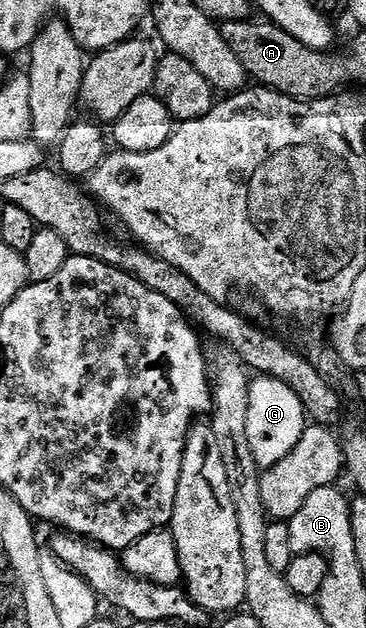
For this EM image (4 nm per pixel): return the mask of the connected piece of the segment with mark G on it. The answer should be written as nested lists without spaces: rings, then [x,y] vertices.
[[[255,376],[248,391],[248,443],[252,446],[252,459],[256,459],[259,470],[265,471],[284,455],[288,455],[300,443],[300,435],[308,424],[308,414],[296,391],[275,377]]]

